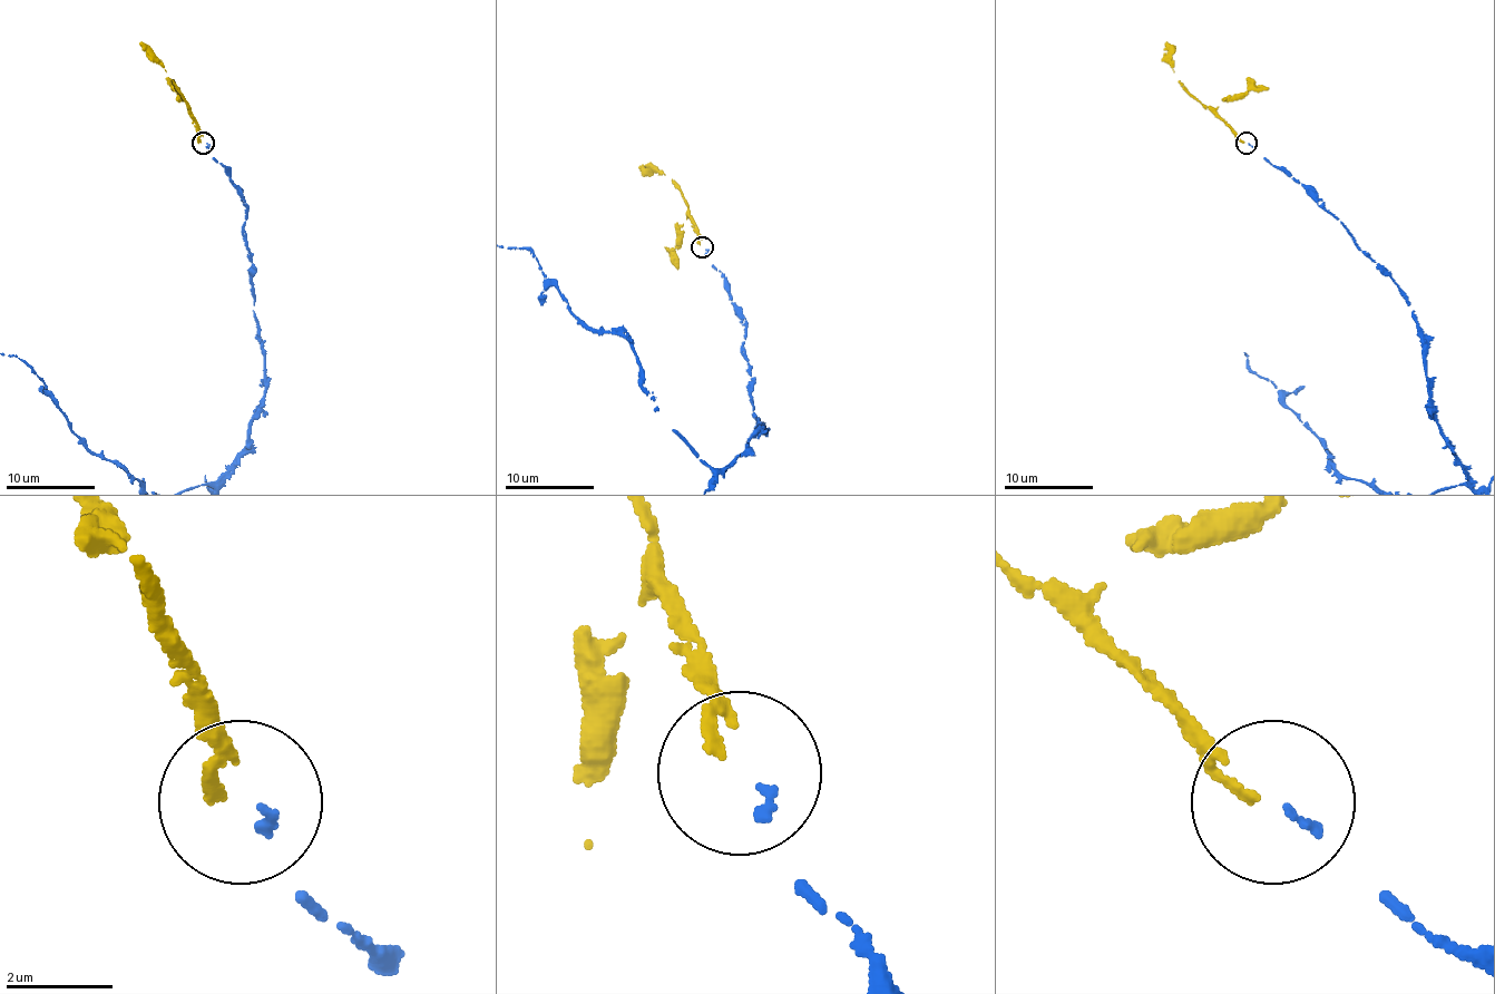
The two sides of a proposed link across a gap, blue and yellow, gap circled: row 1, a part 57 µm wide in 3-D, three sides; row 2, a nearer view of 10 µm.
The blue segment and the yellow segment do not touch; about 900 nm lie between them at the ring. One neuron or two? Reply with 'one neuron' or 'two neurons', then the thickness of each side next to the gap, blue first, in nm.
one neuron; calibres 150 and 150 nm

